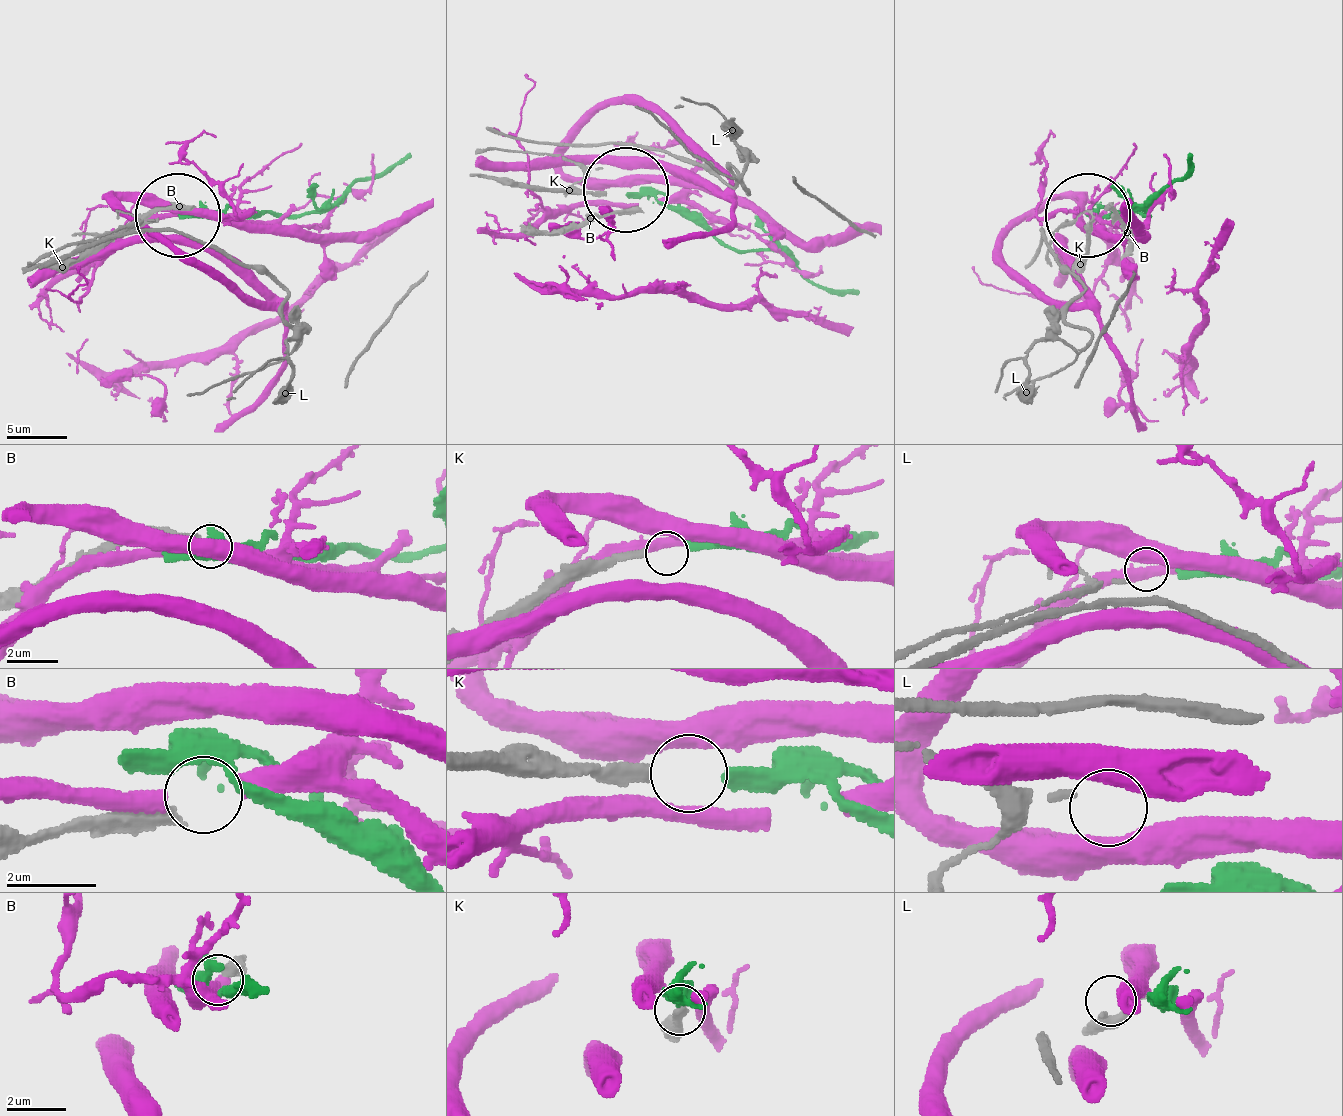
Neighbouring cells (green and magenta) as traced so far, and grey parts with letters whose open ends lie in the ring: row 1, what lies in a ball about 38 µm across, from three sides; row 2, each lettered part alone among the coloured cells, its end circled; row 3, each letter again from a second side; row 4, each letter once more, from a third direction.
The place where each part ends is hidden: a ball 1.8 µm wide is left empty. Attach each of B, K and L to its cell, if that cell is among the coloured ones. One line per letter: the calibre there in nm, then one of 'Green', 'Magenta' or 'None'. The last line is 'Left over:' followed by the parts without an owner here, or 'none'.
B: Thickness 360 nm. None
K: Thickness 300 nm. Green
L: Thickness 140 nm. None
Left over: B, L

